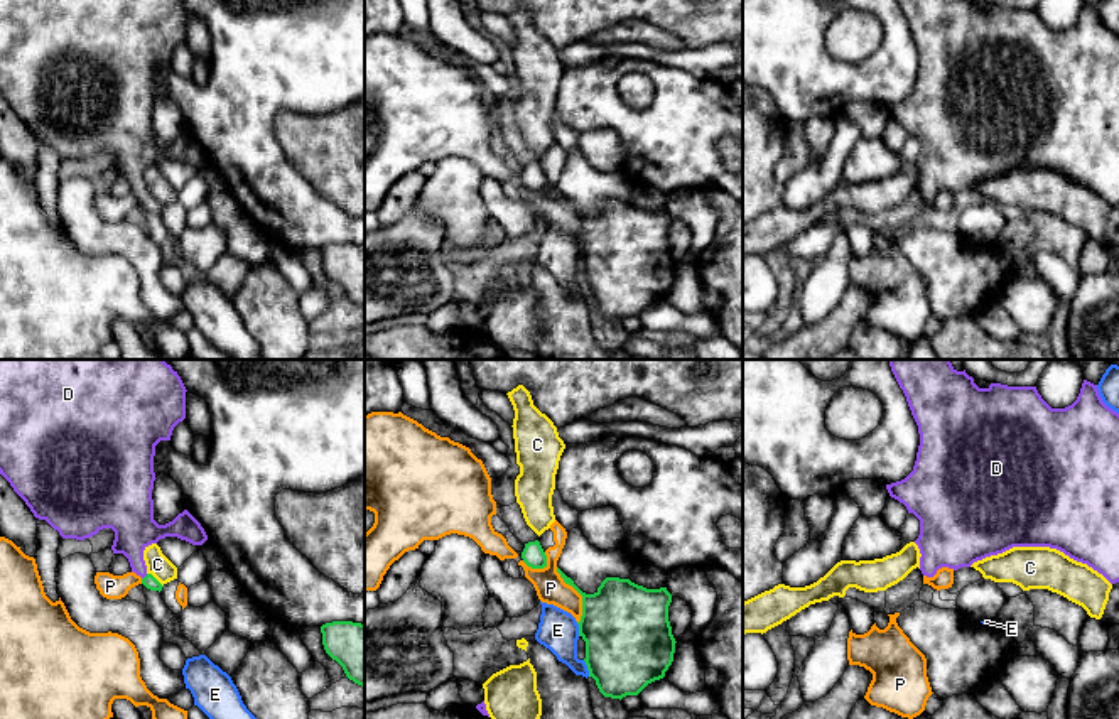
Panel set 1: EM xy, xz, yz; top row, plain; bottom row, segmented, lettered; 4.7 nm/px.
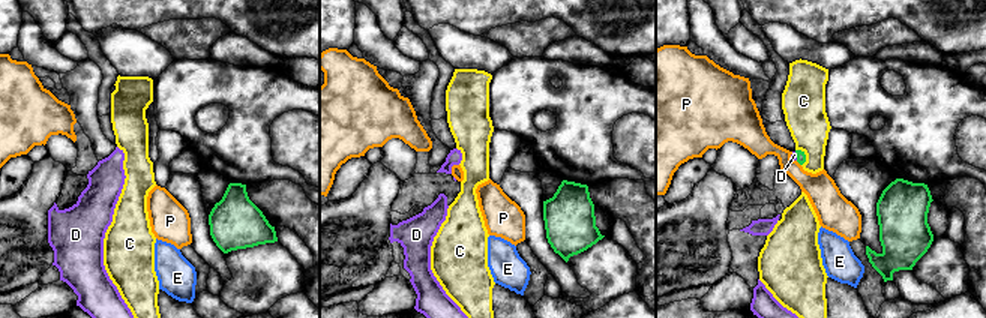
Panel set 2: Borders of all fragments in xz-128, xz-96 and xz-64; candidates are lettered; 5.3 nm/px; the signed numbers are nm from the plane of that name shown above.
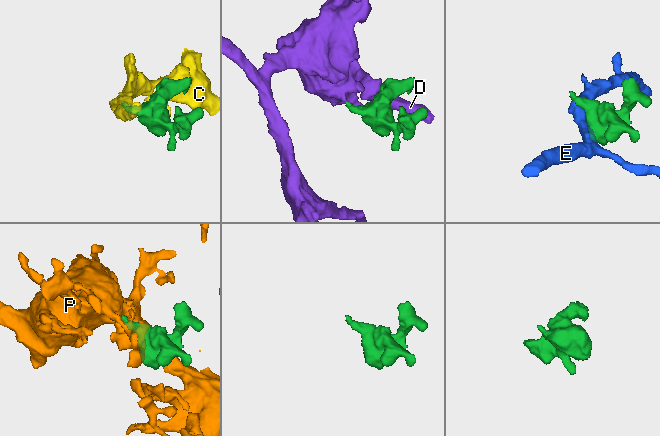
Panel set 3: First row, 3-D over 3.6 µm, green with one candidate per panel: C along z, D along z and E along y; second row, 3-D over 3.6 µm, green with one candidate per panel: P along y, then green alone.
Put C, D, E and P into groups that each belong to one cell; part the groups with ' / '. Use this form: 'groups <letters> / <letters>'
groups C / D / E / P

